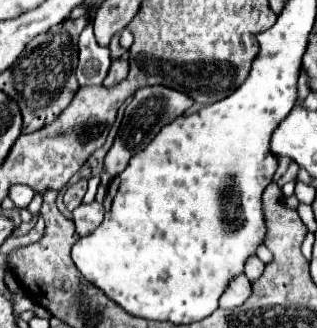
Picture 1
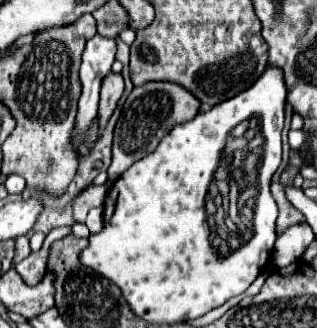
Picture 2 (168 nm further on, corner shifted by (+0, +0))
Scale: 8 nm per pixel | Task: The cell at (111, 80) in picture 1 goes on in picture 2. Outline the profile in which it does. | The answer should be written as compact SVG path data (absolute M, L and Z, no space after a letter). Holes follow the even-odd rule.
M109 73L101 83L101 101L99 101L99 115L97 115L99 135L105 129L121 93L123 93L123 77L119 73L115 73L115 75Z

